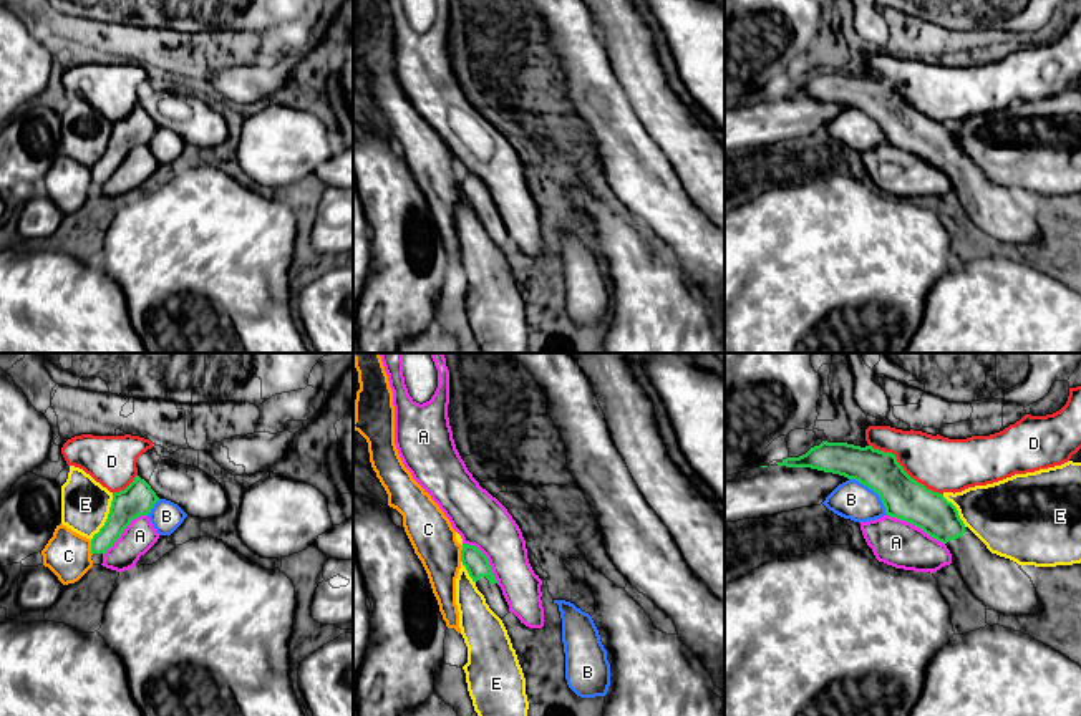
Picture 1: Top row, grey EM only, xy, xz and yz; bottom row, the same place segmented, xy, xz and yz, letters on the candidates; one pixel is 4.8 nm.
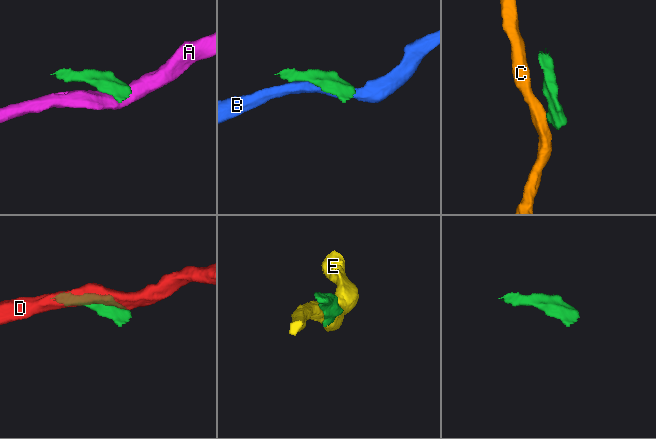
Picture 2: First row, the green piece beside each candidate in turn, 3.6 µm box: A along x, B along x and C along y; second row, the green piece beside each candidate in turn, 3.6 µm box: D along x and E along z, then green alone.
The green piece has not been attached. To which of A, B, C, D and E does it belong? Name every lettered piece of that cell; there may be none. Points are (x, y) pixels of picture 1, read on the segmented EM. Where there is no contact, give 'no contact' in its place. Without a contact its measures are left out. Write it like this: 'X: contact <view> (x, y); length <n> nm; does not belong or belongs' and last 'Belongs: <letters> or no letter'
A: contact yz (916, 526); length 320 nm; does not belong
B: contact yz (874, 491); length 260 nm; does not belong
C: contact xz (461, 554); length 80 nm; does not belong
D: contact yz (902, 469); length 440 nm; does not belong
E: contact xy (108, 517); length 260 nm; does not belong
Belongs: no letter

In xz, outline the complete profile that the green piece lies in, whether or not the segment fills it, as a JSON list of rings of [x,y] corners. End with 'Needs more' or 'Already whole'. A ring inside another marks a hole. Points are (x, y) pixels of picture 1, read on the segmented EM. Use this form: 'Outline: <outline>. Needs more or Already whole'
Outline: [[[463,544],[461,562],[477,590],[484,595],[489,608],[502,620],[509,613],[509,605],[497,585],[487,557],[477,547]]]. Needs more

